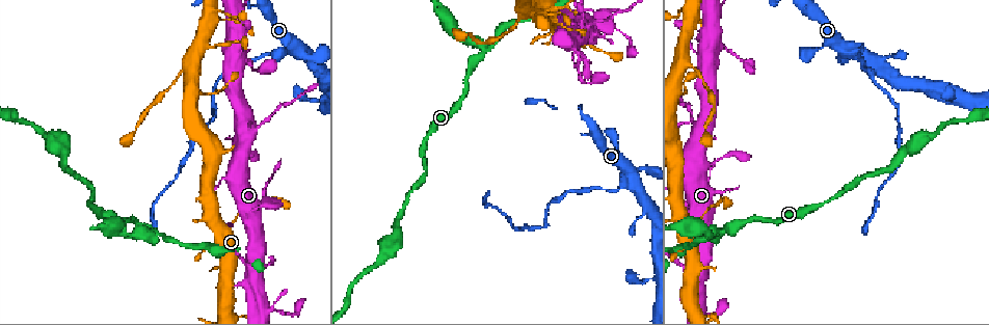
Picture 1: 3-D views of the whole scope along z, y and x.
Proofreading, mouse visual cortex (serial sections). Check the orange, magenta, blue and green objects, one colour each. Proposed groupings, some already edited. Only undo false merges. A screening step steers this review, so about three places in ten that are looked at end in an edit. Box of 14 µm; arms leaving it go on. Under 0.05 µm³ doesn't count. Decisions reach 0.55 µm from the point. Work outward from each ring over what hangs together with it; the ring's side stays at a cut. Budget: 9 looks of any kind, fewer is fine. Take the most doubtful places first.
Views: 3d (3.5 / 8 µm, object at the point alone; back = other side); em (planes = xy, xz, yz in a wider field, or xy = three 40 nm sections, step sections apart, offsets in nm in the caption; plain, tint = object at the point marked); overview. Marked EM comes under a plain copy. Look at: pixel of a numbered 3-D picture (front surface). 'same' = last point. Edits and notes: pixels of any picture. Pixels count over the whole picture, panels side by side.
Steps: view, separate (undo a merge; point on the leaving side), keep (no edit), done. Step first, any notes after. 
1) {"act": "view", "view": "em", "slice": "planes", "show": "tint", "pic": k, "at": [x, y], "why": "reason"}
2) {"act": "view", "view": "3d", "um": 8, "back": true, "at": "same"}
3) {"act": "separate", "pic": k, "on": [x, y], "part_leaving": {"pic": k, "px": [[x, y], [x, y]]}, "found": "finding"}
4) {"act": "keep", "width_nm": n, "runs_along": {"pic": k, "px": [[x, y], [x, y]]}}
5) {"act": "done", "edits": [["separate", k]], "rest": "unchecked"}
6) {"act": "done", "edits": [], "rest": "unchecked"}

{"act": "view", "view": "3d", "um": 8, "pic": 1, "at": [270, 53], "why": "a narrow waist"}

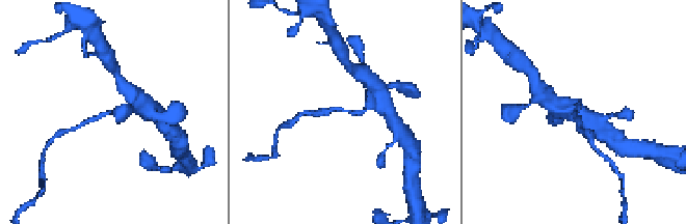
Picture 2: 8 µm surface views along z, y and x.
{"act": "view", "view": "em", "slice": "xy", "step": 3, "show": "tint", "pic": 2, "at": [348, 110], "arm_widths_nm": [150, 200], "why": "need the tissue"}

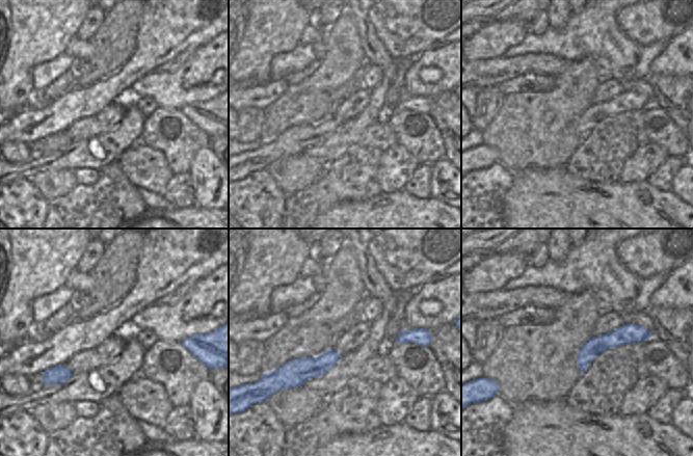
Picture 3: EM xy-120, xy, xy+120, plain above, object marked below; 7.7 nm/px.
{"act": "separate", "pic": 2, "on": [325, 112], "part_leaving": {"pic": 2, "px": [[343, 110], [333, 109], [302, 113]]}, "found": "two cells meet here"}

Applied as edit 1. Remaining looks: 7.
{"act": "view", "view": "3d", "um": 3.5, "pic": 1, "at": [254, 130], "why": "sharp bend"}

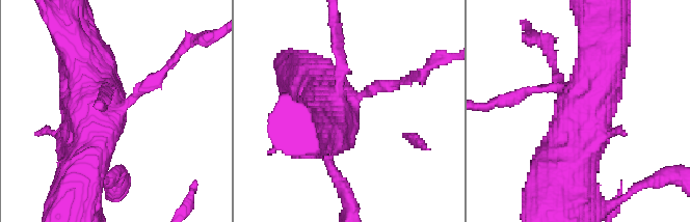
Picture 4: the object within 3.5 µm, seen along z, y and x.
{"act": "view", "view": "em", "slice": "planes", "show": "tint", "pic": 4, "at": [117, 109]}

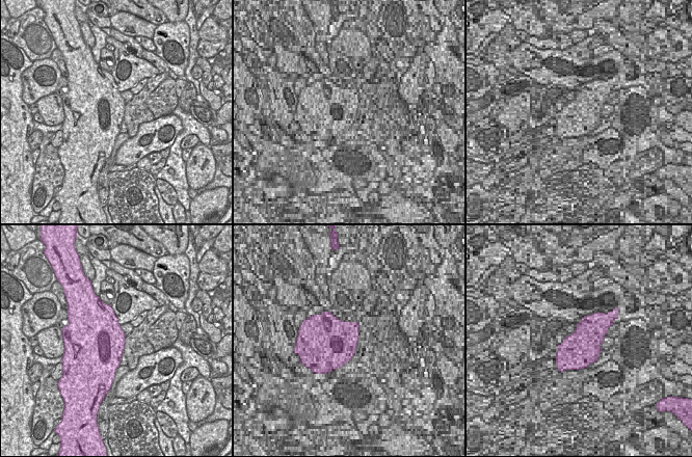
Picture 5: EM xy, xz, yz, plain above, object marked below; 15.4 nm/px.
{"act": "separate", "pic": 4, "on": [149, 82], "part_leaving": {"pic": 4, "px": [[128, 103], [191, 38], [202, 38]]}, "found": "two cells meet here"}

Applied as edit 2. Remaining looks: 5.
{"act": "view", "view": "3d", "um": 8, "pic": 1, "at": [689, 65]}

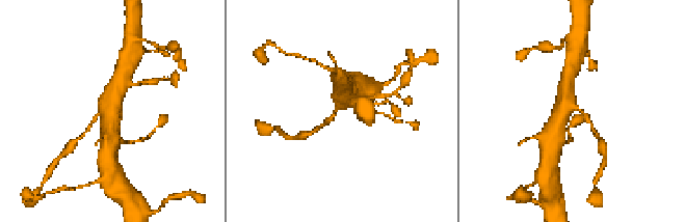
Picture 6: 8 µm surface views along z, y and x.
{"act": "view", "view": "em", "slice": "planes", "show": "tint", "pic": 6, "at": [340, 107], "arms": 3, "arm_widths_nm": [150, 500, 600], "why": "shape alone is not enough"}

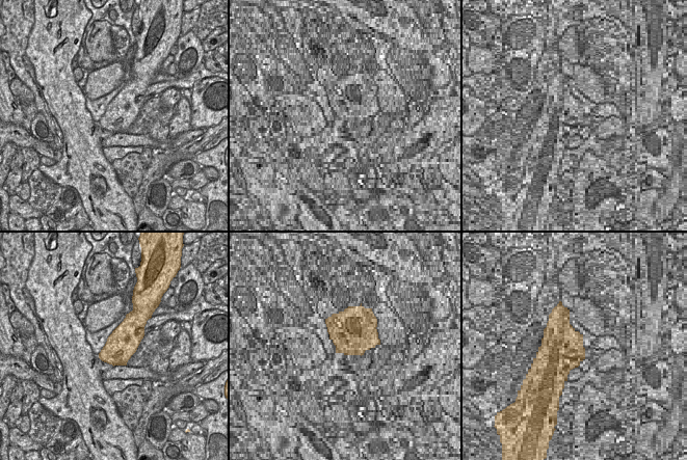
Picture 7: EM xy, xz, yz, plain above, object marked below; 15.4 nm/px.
{"act": "separate", "pic": 6, "on": [588, 120], "part_leaving": {"pic": 6, "px": [[581, 111], [601, 140]]}, "found": "two cells meet here"}

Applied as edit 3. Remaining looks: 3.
{"act": "view", "view": "overview", "why": "redraw"}

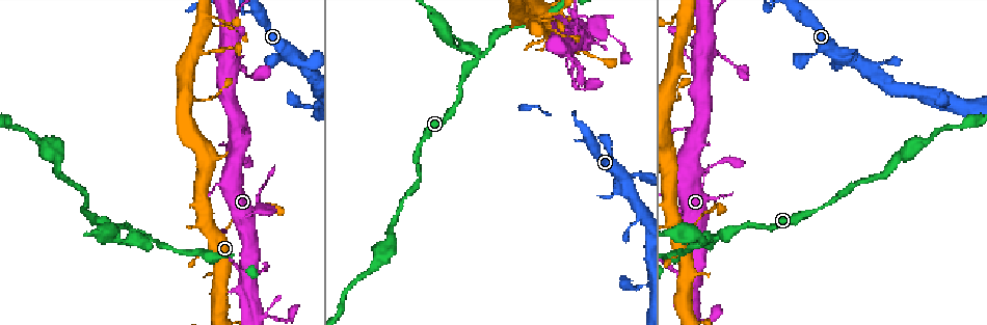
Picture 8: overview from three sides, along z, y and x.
{"act": "view", "view": "3d", "um": 3.5, "pic": 8, "at": [478, 60], "why": "a fork"}

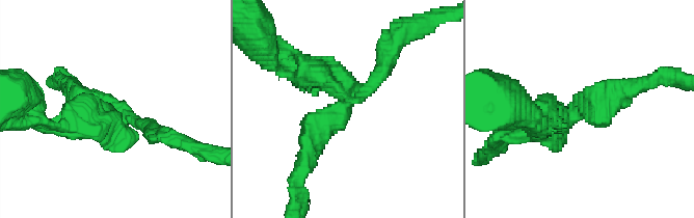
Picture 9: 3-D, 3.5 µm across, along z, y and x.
{"act": "view", "view": "em", "slice": "xy", "step": 3, "show": "tint", "pic": 9, "at": [573, 114]}

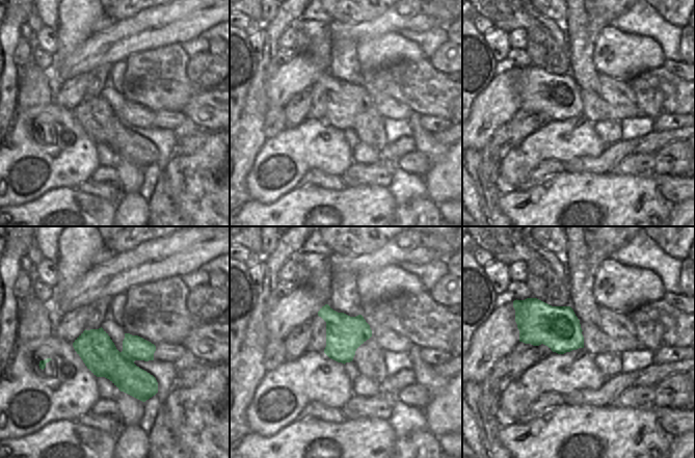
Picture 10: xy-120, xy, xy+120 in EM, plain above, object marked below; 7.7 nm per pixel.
{"act": "separate", "pic": 9, "on": [324, 70], "width_nm": 280, "part_leaving": {"pic": 9, "px": [[345, 94], [274, 65]]}, "found": "two cells meet here"}

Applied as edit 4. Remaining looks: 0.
{"act": "done", "edits": [["separate", 2], ["separate", 4], ["separate", 6], ["separate", 9]], "rest": "unchecked"}

